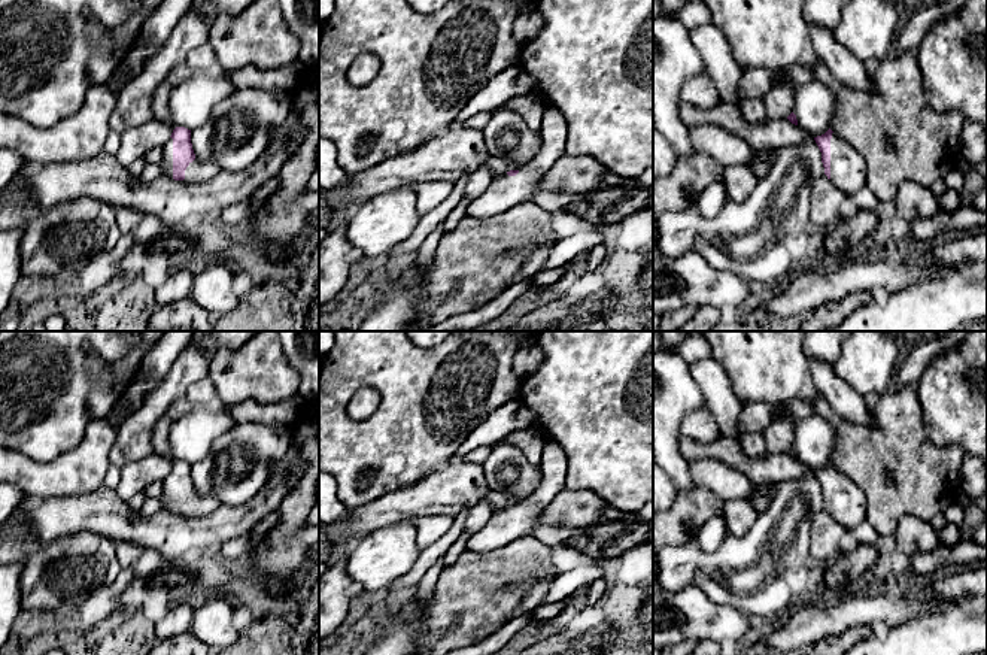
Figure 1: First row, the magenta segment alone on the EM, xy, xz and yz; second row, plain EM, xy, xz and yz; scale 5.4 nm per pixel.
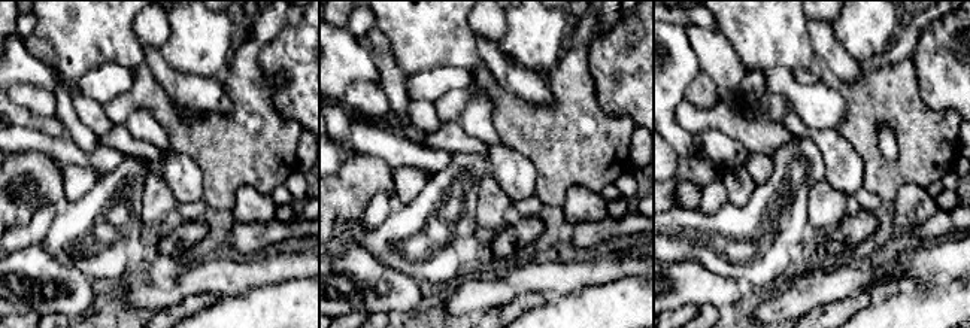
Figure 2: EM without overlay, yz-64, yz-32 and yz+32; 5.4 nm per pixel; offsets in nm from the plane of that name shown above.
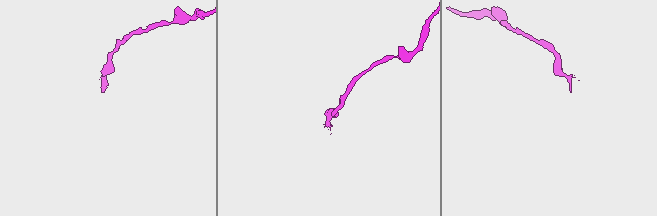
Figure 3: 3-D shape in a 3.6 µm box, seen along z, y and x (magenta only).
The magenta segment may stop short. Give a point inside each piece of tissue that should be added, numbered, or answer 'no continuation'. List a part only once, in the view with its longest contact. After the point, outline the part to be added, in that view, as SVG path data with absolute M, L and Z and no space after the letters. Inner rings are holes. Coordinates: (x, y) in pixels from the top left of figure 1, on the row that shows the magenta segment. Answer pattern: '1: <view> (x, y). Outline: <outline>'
1: yz (847, 166). Outline: M835 133L830 139L830 181L845 195L866 188L865 158Z

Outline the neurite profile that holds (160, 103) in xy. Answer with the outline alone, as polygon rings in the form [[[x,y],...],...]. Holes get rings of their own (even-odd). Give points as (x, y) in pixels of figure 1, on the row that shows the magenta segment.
[[[185,64],[179,69],[174,69],[155,90],[152,98],[152,112],[154,116],[163,122],[168,122],[168,98],[171,91],[182,82],[191,79],[195,73]]]

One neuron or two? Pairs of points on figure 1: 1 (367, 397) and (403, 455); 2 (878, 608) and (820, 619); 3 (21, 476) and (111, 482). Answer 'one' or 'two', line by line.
1: two
2: one
3: two

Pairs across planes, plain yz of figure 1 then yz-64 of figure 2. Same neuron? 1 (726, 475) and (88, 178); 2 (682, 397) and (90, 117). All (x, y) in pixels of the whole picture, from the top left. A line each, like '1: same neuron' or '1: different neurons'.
1: different neurons
2: same neuron

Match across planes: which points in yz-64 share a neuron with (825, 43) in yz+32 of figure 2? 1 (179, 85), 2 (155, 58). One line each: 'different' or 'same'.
1: same
2: same

